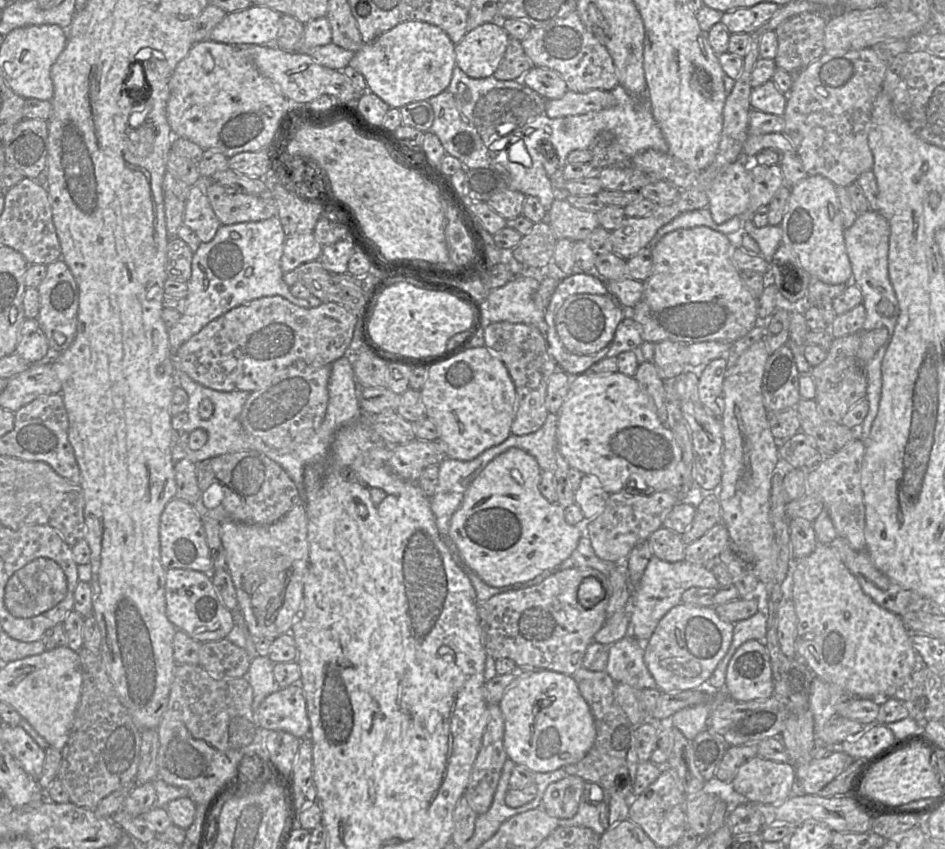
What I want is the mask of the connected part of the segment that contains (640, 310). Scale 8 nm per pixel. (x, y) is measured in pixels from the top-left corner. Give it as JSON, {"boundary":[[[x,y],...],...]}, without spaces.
{"boundary":[[[696,226],[693,228],[681,228],[672,232],[666,233],[660,241],[652,247],[652,267],[649,276],[642,282],[643,295],[640,301],[629,312],[629,316],[634,320],[641,333],[644,341],[650,343],[658,343],[661,341],[672,341],[679,343],[701,343],[706,341],[723,341],[733,344],[740,338],[747,335],[753,330],[761,318],[757,312],[757,298],[746,288],[742,279],[739,276],[739,271],[735,268],[730,258],[731,240],[721,232],[715,231],[707,226]]]}

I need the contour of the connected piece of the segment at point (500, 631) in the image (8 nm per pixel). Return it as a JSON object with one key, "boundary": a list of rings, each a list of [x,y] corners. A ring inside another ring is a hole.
{"boundary":[[[590,567],[561,570],[535,586],[510,589],[479,603],[478,618],[483,646],[490,657],[511,659],[518,667],[572,675],[582,668],[587,647],[594,642],[595,634],[604,625],[607,606],[607,576]]]}

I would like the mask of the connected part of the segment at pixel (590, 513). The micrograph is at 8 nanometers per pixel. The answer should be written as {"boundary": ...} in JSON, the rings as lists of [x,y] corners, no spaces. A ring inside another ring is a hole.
{"boundary":[[[584,475],[575,491],[575,503],[581,508],[586,520],[592,520],[603,513],[609,497],[595,475]]]}

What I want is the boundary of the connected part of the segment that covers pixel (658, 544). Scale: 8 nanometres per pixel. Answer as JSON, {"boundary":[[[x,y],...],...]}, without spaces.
{"boundary":[[[662,527],[653,532],[647,539],[653,556],[667,561],[684,561],[686,544],[682,534]]]}

